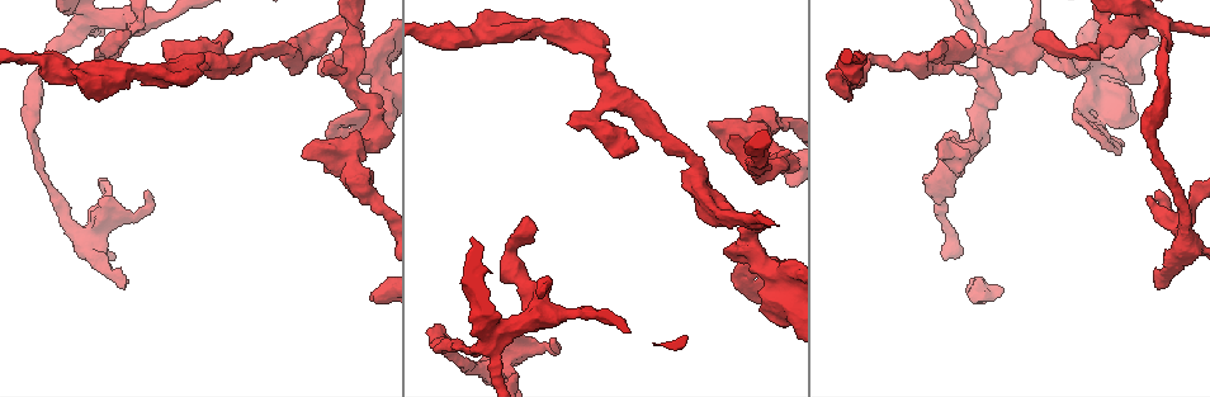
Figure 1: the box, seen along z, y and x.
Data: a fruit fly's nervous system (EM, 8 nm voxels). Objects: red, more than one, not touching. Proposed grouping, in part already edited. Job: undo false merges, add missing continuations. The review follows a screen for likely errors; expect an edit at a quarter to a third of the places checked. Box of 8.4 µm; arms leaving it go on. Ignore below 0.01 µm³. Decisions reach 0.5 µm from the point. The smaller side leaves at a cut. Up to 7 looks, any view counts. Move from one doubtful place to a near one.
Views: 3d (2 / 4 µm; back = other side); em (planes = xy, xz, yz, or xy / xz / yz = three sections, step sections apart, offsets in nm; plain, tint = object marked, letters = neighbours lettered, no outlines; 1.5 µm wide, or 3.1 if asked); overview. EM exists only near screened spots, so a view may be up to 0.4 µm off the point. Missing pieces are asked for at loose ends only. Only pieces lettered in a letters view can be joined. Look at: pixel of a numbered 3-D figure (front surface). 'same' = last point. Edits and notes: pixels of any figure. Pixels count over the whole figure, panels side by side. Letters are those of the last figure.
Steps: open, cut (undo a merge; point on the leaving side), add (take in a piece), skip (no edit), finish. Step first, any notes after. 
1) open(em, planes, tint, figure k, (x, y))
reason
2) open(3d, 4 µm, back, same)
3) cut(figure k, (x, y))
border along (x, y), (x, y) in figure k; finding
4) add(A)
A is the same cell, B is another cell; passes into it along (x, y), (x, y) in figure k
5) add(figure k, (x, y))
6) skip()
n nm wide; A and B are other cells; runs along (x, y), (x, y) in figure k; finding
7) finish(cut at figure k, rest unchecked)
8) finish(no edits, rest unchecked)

open(em, planes, tint, figure 1, (520, 336))
free end

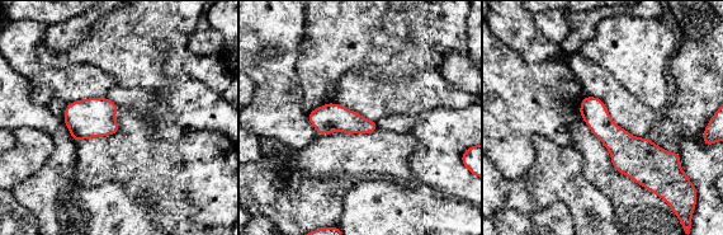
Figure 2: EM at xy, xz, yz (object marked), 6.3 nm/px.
open(em, planes, letters, same)

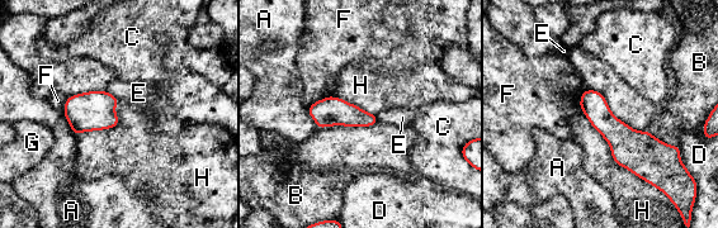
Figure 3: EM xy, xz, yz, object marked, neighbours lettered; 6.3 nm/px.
skip()
A, B, C, D, E, F, G and H are other cells; border along (581, 109), (612, 158), (652, 185) in figure 3; none of them fits

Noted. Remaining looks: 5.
open(3d, 4 µm, figure 1, (730, 136))
branch stops here

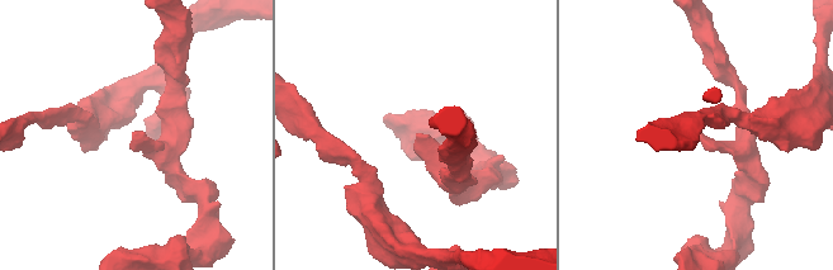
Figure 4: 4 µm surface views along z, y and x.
open(em, planes, letters, figure 4, (132, 136))

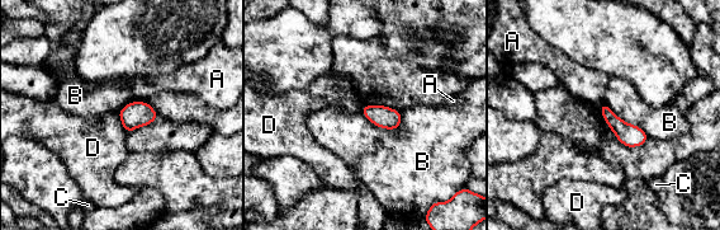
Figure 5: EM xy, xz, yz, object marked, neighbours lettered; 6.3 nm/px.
skip()
120 nm wide; A, B, C and D are other cells; no lettered piece goes on from it

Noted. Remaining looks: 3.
open(em, xz, step 4, letters, figure 1, (570, 126))
free end

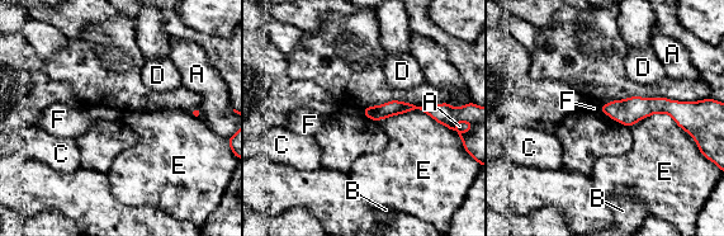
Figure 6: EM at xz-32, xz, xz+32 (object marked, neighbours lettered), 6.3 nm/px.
skip()
A, B, C, D, E and F are other cells; runs along (604, 108), (671, 107), (684, 119) in figure 6; none of them fits

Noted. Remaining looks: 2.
finish(no edits, rest unchecked)

